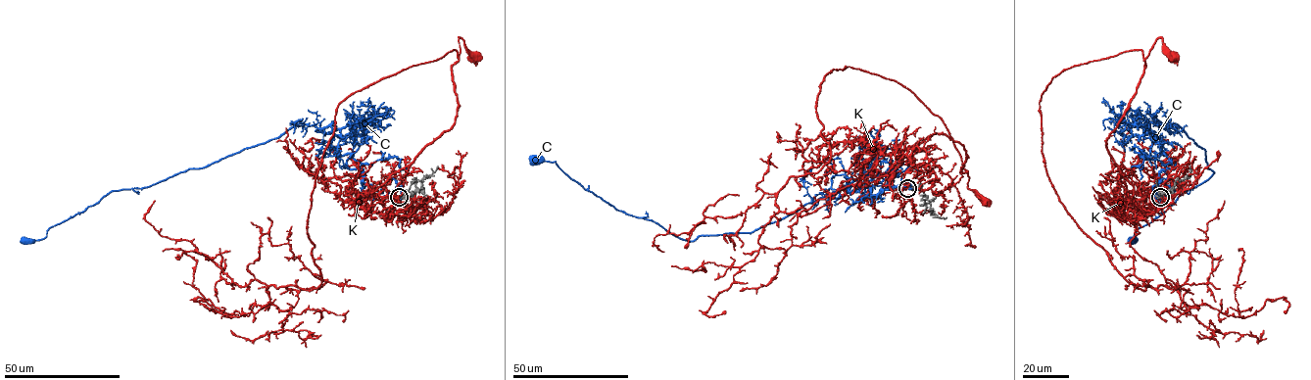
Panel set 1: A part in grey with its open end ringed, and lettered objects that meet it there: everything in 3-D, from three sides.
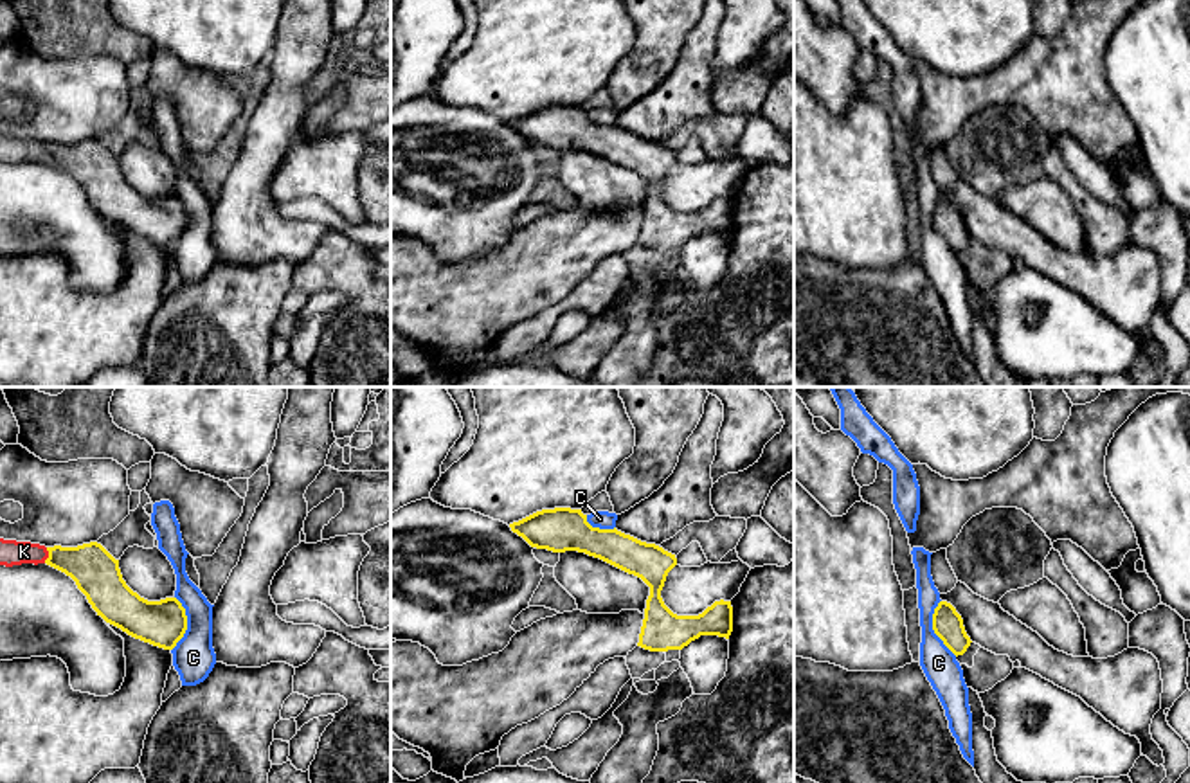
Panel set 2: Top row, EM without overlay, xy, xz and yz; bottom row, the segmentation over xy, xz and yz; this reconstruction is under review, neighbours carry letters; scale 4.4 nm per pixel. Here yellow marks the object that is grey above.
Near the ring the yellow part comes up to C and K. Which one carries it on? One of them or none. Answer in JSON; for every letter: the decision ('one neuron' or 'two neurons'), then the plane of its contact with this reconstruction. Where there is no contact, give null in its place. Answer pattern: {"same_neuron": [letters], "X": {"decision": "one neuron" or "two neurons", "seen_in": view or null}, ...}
{"same_neuron": ["K"], "C": {"decision": "two neurons", "seen_in": "yz"}, "K": {"decision": "one neuron", "seen_in": "xy"}}

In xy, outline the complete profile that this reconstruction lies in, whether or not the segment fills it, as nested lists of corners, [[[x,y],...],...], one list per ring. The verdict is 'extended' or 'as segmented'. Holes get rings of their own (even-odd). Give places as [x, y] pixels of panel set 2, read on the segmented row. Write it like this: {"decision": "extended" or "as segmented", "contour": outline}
{"decision": "extended", "contour": [[[0,538],[0,565],[47,563],[70,576],[106,623],[153,646],[173,650],[187,630],[185,608],[176,598],[148,601],[122,580],[119,560],[101,544],[45,547]]]}

